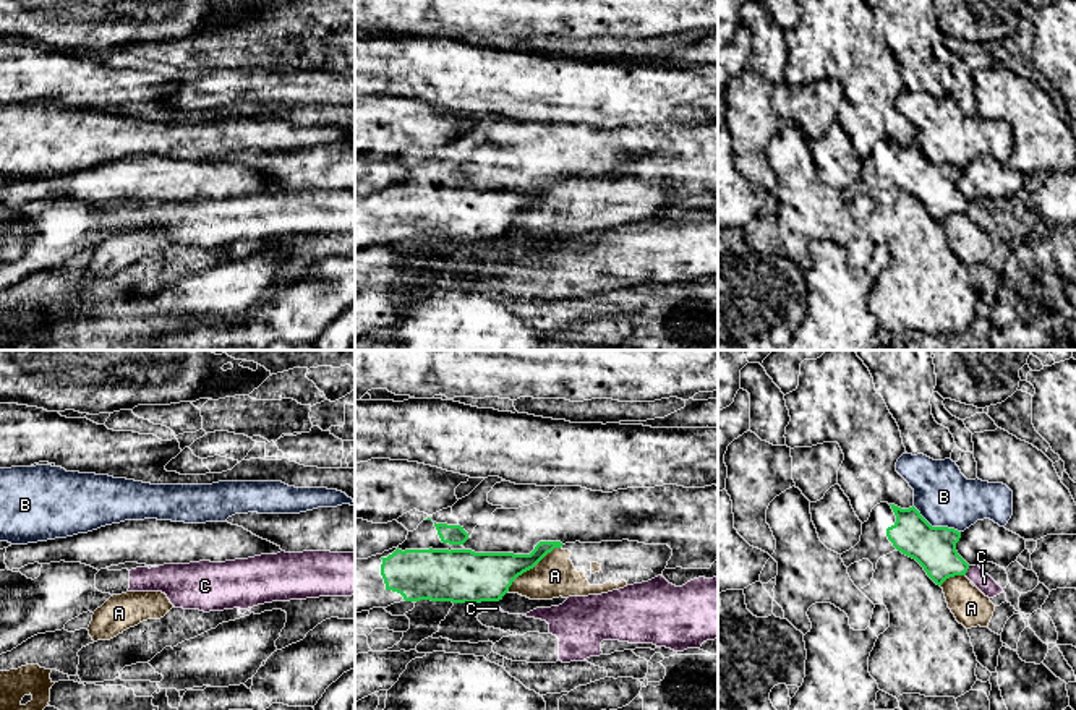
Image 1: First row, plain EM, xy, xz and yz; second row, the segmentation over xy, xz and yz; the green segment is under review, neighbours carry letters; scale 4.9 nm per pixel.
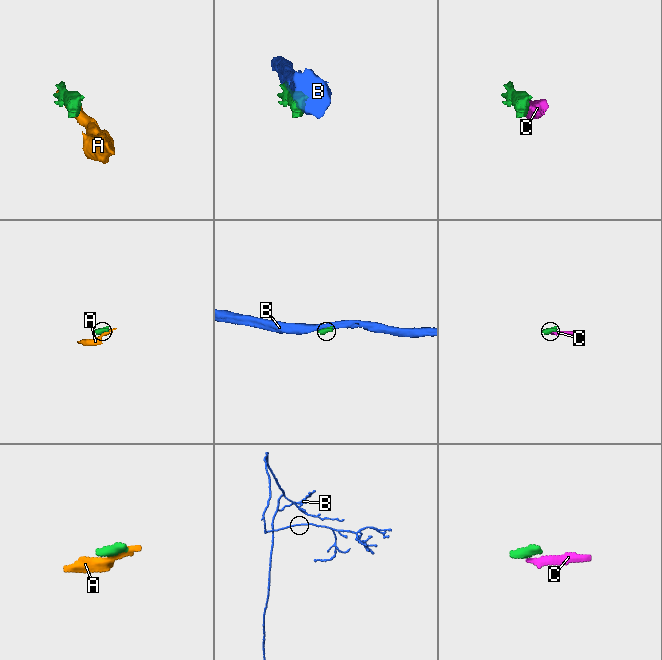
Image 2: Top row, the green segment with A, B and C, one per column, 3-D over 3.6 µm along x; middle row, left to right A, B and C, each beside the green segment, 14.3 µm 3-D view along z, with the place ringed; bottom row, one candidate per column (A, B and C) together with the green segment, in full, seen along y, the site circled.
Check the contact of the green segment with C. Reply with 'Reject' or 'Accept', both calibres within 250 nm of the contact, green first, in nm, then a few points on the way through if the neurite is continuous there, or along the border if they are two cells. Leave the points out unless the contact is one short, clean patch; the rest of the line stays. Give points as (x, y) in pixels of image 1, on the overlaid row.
Reject. Thickness 220 nm (green) against 90 nm. Boundary: yz (969, 566), (964, 574)

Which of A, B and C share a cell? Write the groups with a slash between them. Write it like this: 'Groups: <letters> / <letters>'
Groups: A / B / C

